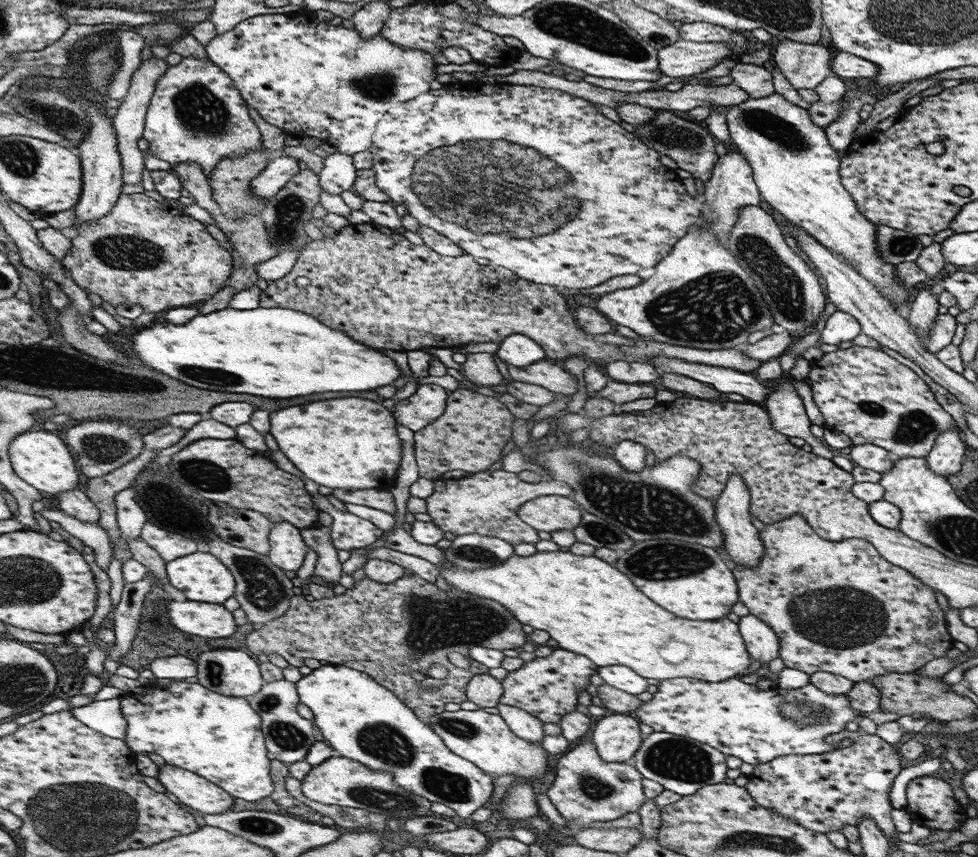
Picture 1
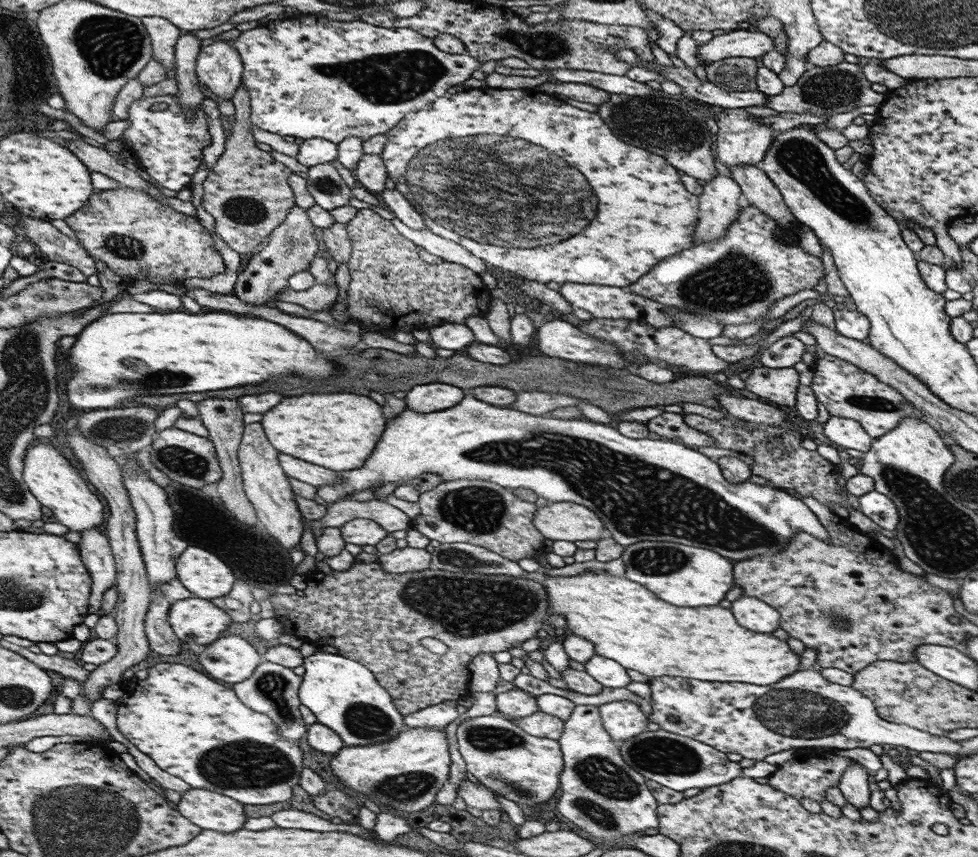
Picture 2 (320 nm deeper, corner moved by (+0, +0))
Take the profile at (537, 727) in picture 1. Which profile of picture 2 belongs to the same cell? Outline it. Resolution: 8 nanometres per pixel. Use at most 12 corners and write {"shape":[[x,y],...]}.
{"shape":[[522,689],[495,697],[504,718],[527,717],[539,711],[535,697]]}

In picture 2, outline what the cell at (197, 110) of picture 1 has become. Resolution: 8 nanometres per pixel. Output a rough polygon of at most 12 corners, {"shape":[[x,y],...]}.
{"shape":[[227,40],[203,46],[197,76],[216,96],[232,100],[243,60]]}

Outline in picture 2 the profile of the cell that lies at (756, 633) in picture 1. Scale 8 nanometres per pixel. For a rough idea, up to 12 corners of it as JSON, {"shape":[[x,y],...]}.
{"shape":[[742,596],[732,604],[740,626],[774,632],[780,614],[763,600]]}

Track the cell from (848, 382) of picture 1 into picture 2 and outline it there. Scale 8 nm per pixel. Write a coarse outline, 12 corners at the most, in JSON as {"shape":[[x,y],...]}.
{"shape":[[824,354],[811,389],[830,416],[858,421],[872,439],[906,416],[897,390]]}

